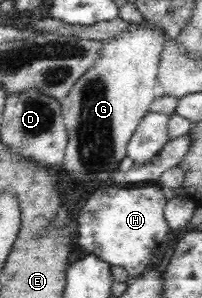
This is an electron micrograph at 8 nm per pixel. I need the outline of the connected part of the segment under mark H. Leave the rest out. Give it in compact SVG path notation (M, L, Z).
M122 184L102 186L102 190L95 190L78 210L75 218L78 227L78 246L84 254L95 255L111 267L119 266L126 269L129 276L138 276L150 266L150 248L168 240L171 228L167 226L164 209L168 198L163 194L164 189L159 186L146 186L146 188L130 188Z

